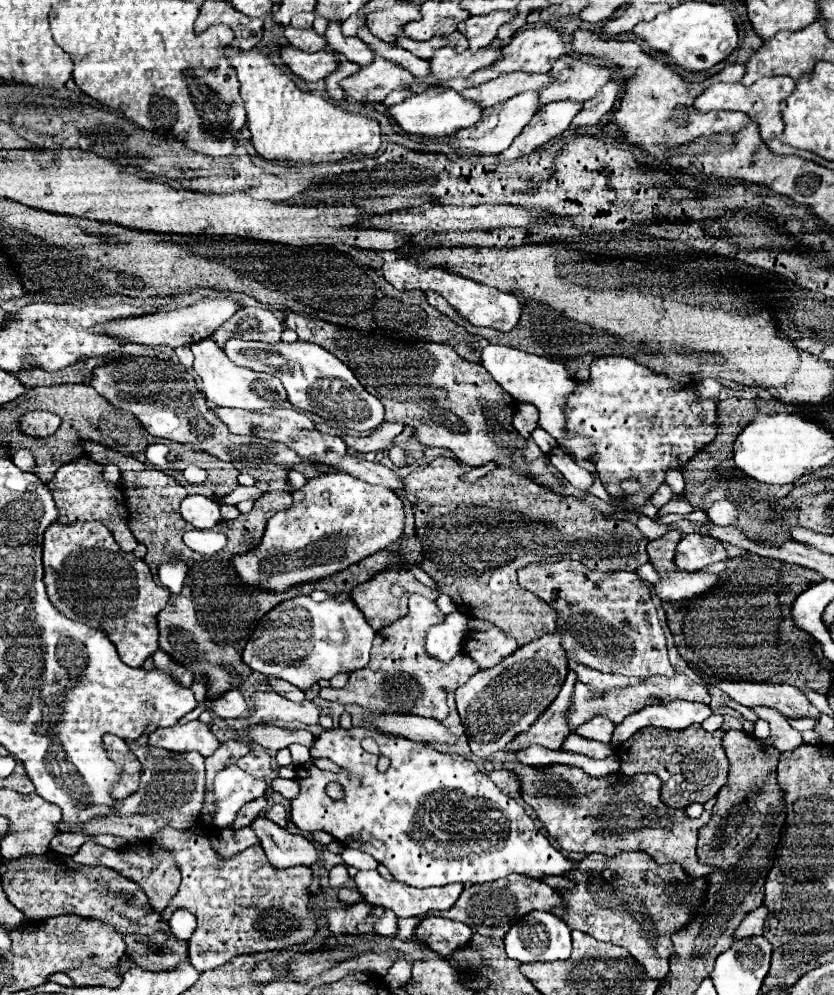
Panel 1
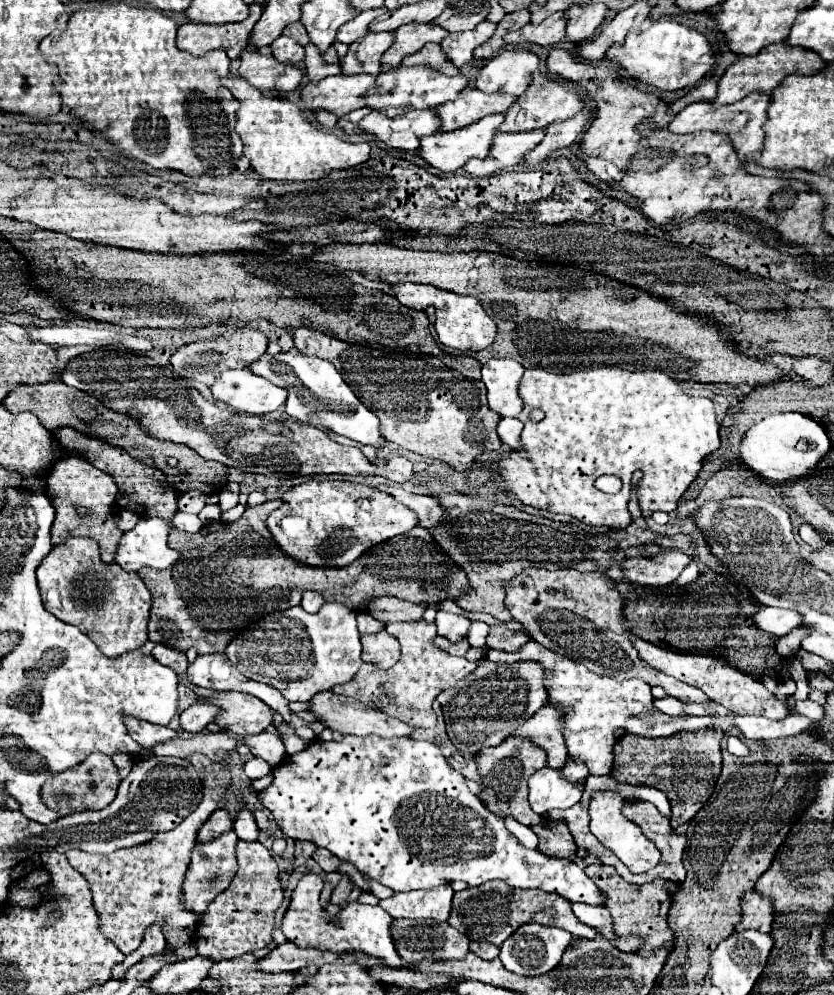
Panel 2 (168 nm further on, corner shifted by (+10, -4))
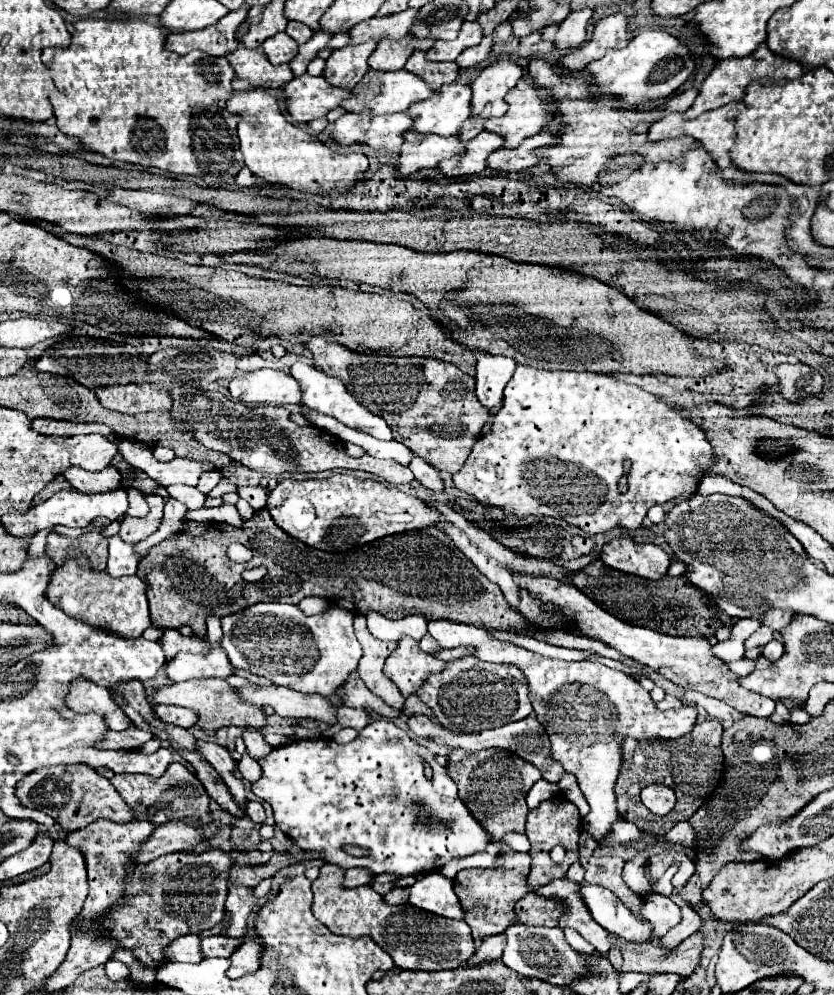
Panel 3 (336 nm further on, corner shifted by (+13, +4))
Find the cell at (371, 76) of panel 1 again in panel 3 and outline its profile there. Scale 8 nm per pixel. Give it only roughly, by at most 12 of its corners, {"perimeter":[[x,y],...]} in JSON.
{"perimeter":[[321,75],[291,79],[283,89],[287,111],[309,123],[351,95]]}

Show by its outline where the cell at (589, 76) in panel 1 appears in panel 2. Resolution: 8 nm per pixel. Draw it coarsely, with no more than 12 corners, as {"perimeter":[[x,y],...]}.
{"perimeter":[[534,73],[498,131],[520,133],[570,119],[582,109],[566,83]]}

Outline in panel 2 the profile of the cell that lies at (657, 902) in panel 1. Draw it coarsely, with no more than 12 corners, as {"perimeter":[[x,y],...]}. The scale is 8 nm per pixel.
{"perimeter":[[614,867],[586,875],[606,893],[618,937],[640,935],[640,955],[672,939],[668,881],[626,883]]}

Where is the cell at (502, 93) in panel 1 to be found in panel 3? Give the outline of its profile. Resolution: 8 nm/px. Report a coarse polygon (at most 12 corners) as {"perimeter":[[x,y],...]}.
{"perimeter":[[443,85],[407,109],[413,131],[453,135],[471,117],[471,87]]}

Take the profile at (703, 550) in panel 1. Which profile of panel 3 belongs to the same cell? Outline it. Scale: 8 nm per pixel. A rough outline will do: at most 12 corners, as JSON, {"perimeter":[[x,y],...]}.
{"perimeter":[[613,539],[601,561],[643,579],[661,579],[671,557],[661,547]]}

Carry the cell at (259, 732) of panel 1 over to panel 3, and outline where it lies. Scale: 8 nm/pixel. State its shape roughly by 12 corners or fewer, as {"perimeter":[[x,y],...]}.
{"perimeter":[[131,725],[109,731],[103,749],[137,749],[151,733]]}

